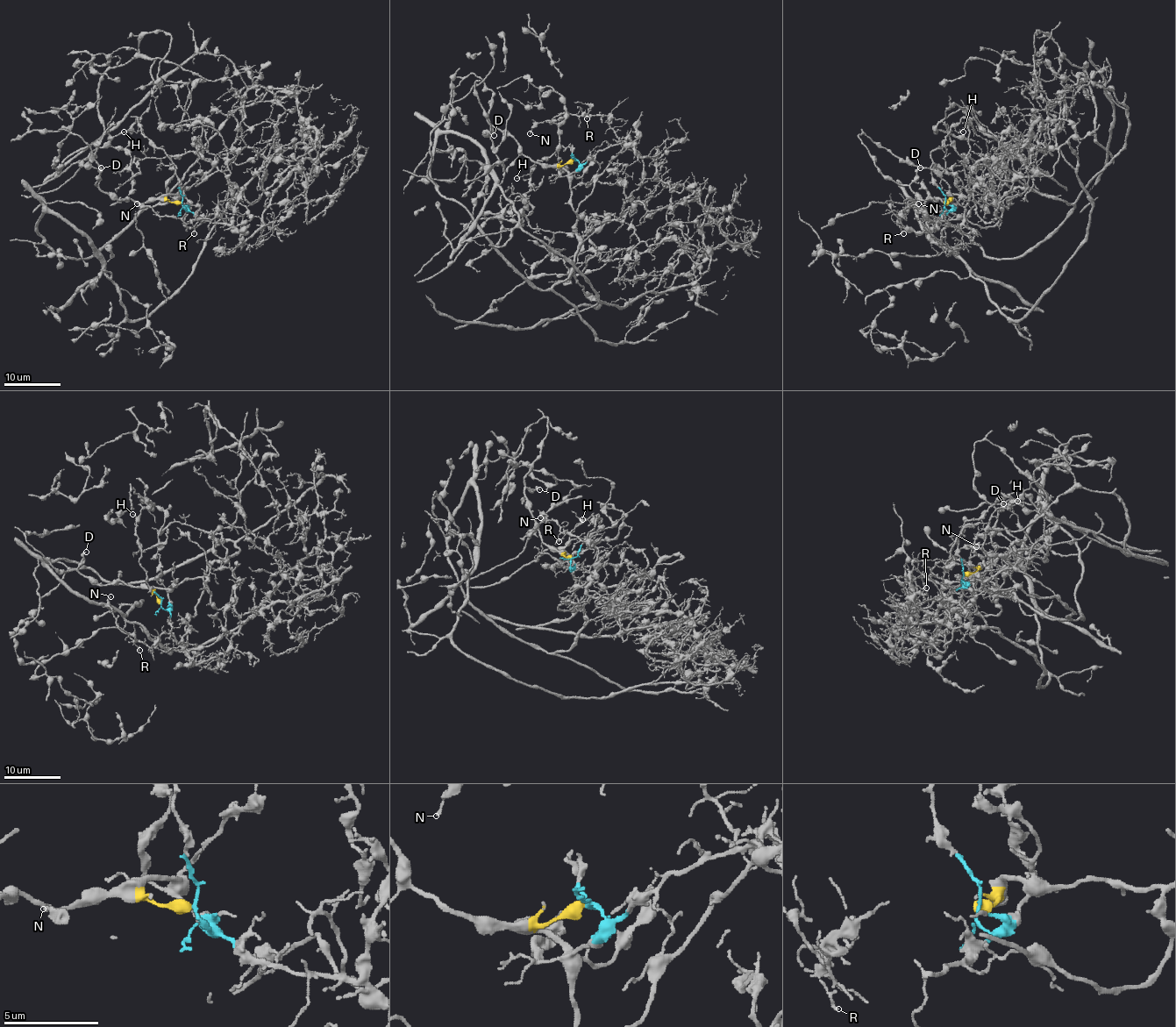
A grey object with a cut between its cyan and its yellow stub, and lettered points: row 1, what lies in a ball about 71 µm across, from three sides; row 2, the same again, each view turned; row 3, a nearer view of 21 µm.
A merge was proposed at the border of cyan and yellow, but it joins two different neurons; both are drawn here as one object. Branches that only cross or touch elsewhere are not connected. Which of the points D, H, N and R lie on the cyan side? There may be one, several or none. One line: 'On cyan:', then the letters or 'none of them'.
On cyan: H, N, R

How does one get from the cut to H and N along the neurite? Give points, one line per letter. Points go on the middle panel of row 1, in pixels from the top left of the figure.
H: (574, 160), (569, 146), (558, 146), (549, 156), (532, 166), (526, 174), (516, 177)
N: (574, 160), (586, 163), (600, 151), (617, 144), (618, 138), (606, 115), (560, 114), (539, 122), (529, 133)

